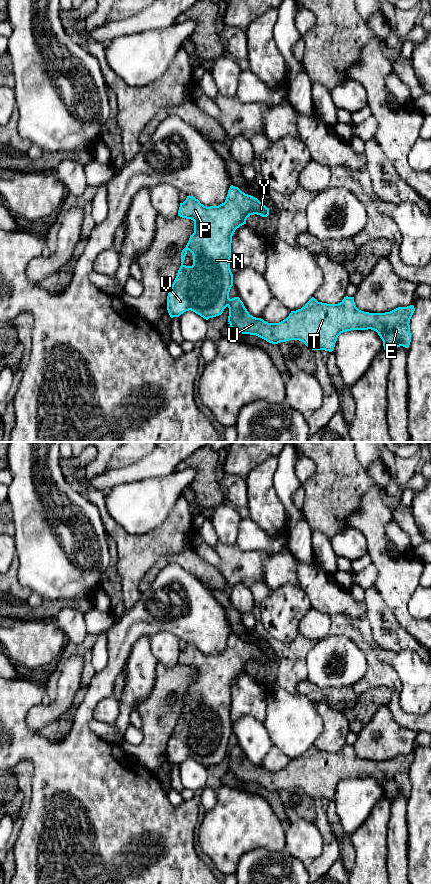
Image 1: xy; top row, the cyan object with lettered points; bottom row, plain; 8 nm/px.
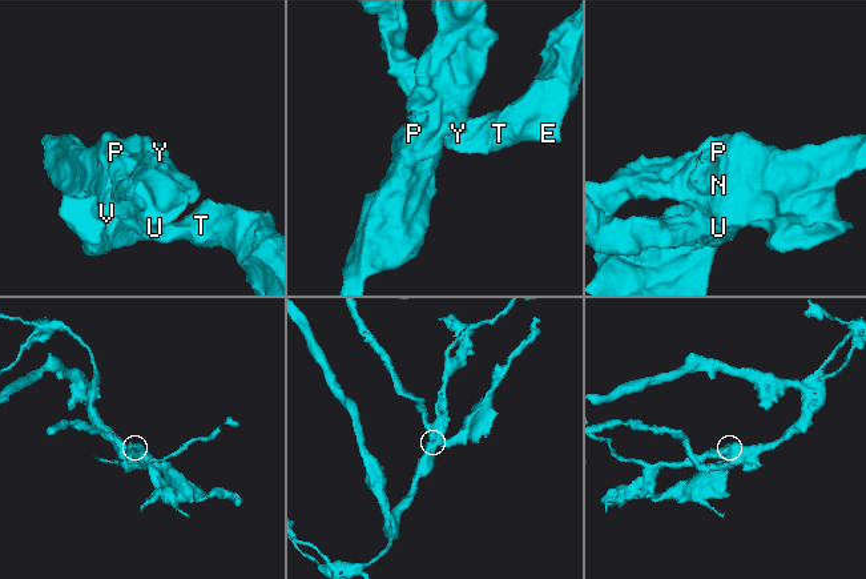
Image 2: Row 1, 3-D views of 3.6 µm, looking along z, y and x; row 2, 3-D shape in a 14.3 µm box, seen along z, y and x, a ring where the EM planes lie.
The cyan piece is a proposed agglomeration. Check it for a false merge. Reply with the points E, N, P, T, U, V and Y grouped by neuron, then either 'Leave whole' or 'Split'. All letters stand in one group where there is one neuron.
Groups: E T U / N P V Y. Split

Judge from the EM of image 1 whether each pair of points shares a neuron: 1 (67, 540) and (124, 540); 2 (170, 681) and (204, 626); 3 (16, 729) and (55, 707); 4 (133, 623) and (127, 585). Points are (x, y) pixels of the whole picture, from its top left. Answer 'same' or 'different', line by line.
1: different
2: different
3: different
4: different

